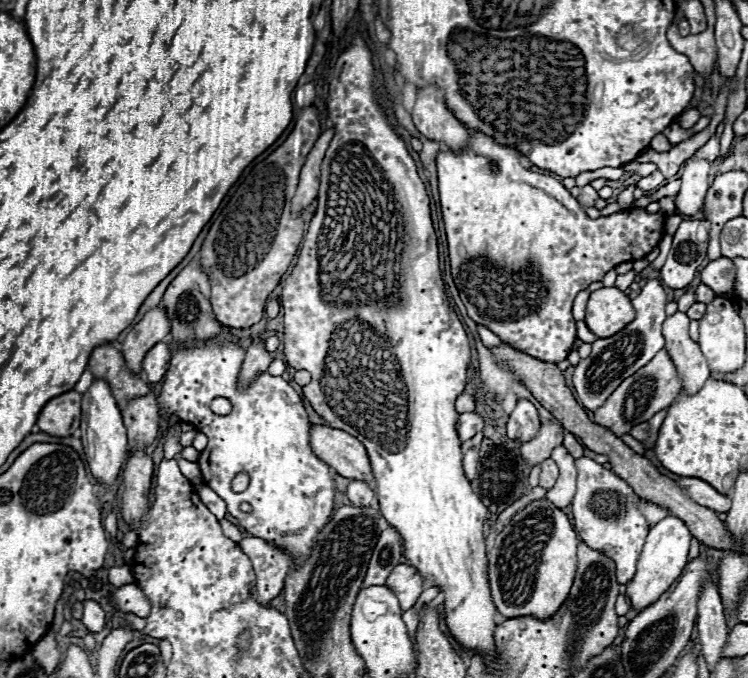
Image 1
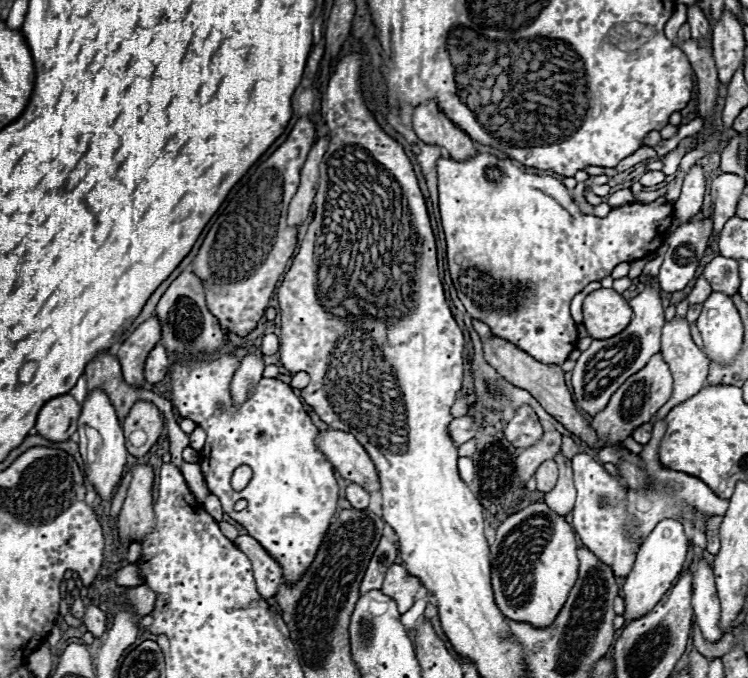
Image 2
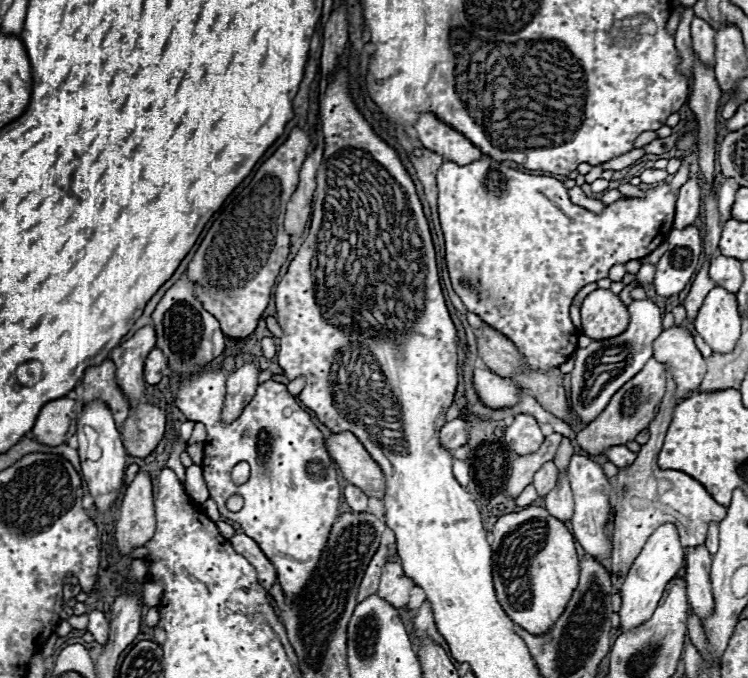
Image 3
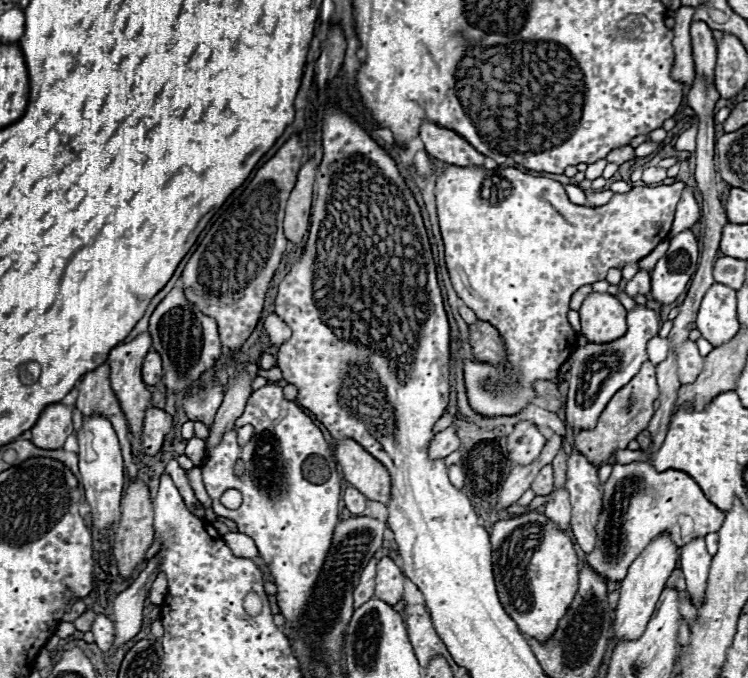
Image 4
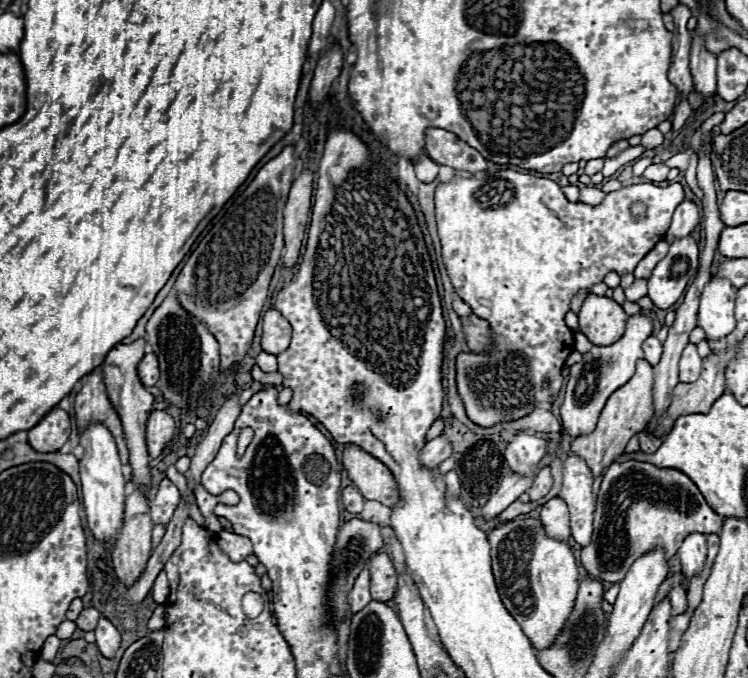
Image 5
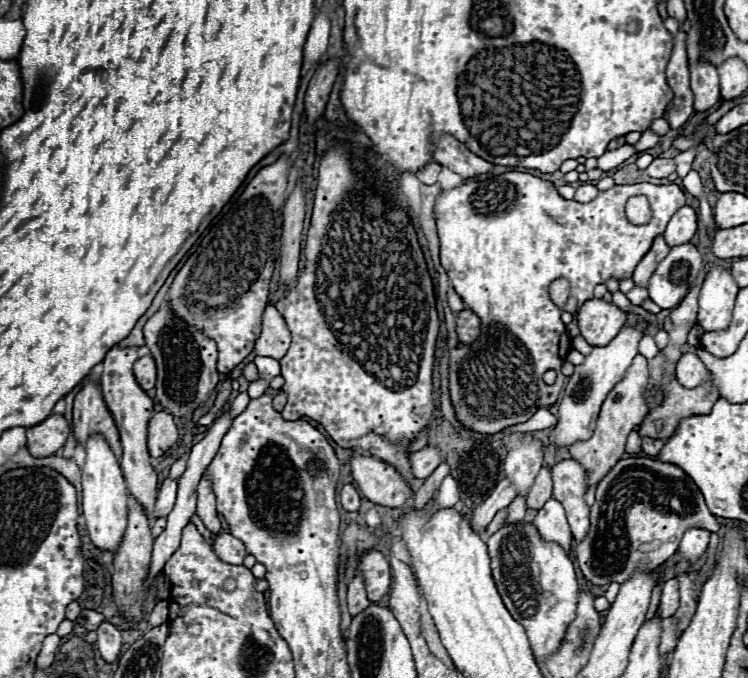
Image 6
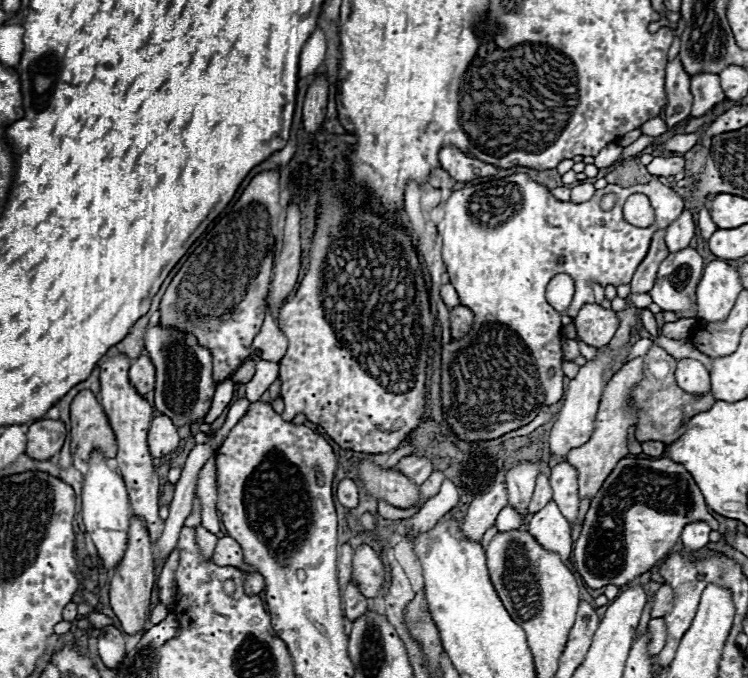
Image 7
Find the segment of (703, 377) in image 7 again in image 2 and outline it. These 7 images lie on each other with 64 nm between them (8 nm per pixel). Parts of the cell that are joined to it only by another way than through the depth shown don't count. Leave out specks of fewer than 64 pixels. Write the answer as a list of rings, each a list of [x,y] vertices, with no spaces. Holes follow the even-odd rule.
[[[674,318],[672,322],[664,324],[664,328],[662,328],[662,338],[660,338],[660,354],[662,354],[664,362],[670,366],[670,372],[672,372],[672,378],[674,378],[674,390],[672,390],[670,400],[658,410],[658,414],[656,414],[654,420],[664,418],[678,402],[684,402],[686,398],[698,394],[698,390],[704,388],[706,376],[708,376],[708,364],[710,364],[710,360],[706,358],[706,354],[694,344],[686,320],[676,320],[676,318]]]

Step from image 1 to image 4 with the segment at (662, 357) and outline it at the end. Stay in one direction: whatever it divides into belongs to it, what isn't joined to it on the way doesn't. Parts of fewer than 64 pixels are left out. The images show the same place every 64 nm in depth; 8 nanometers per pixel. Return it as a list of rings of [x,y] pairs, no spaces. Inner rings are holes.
[[[644,362],[640,372],[622,388],[618,390],[604,412],[600,414],[600,420],[594,430],[582,430],[574,438],[574,448],[588,458],[590,464],[600,468],[606,464],[616,450],[622,450],[628,446],[630,440],[634,440],[642,430],[648,428],[648,422],[654,414],[654,400],[658,398],[658,382],[656,382],[656,368],[650,362]]]

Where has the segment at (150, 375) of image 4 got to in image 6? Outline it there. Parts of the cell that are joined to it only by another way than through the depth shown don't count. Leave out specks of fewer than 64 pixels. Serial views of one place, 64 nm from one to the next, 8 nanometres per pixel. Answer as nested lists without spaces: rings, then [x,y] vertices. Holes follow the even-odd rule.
[[[150,354],[138,358],[132,372],[134,372],[134,378],[136,378],[136,382],[140,384],[142,390],[154,388],[154,384],[156,384],[156,364],[154,364],[154,358]]]

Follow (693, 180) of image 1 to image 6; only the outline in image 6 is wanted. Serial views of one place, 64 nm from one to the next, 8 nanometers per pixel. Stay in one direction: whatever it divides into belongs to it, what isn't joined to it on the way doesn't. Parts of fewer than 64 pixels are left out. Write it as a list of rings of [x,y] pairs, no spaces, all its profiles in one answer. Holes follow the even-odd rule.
[[[682,206],[672,220],[666,226],[664,238],[668,242],[668,246],[680,246],[682,242],[690,242],[690,238],[696,234],[696,212],[690,206]]]

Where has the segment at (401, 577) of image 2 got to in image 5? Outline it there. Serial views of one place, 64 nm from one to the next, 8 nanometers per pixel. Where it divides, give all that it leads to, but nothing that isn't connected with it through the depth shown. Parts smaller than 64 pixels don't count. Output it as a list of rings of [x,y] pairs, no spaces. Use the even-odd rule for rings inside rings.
[[[376,554],[368,560],[370,570],[370,596],[378,602],[388,602],[394,598],[398,574],[392,566],[392,560],[388,554]]]

